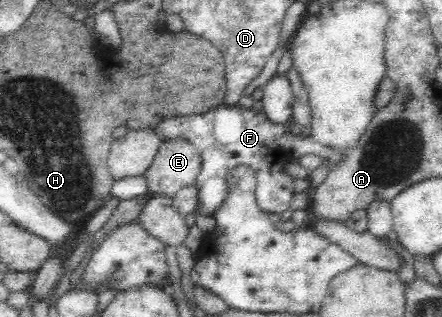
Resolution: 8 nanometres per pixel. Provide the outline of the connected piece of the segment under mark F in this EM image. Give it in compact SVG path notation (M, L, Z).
M221 102L219 106L204 113L163 119L153 132L162 142L183 138L199 151L202 163L201 170L196 176L198 199L195 215L211 216L215 210L219 210L226 197L226 174L233 167L247 165L256 172L256 201L259 208L267 213L278 212L287 216L290 211L289 202L296 193L293 187L295 178L285 172L284 166L290 156L278 146L277 142L278 138L287 132L287 128L273 124L264 115L263 110L257 112L251 108L227 106Z

